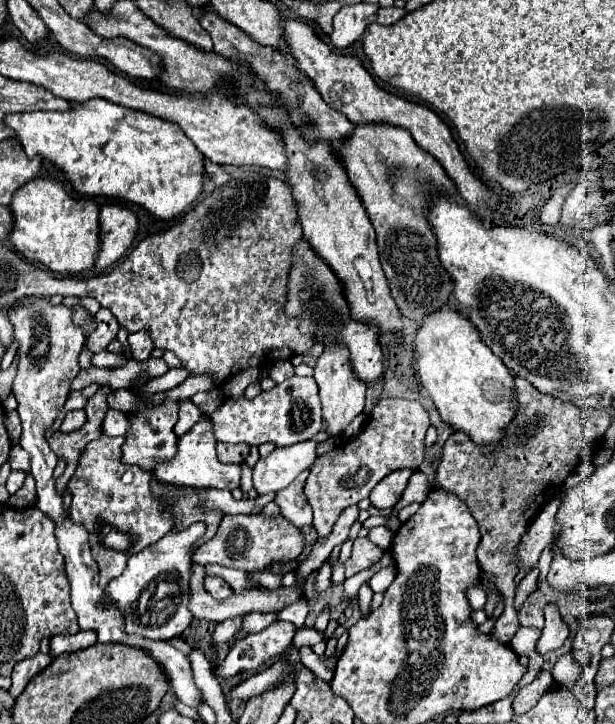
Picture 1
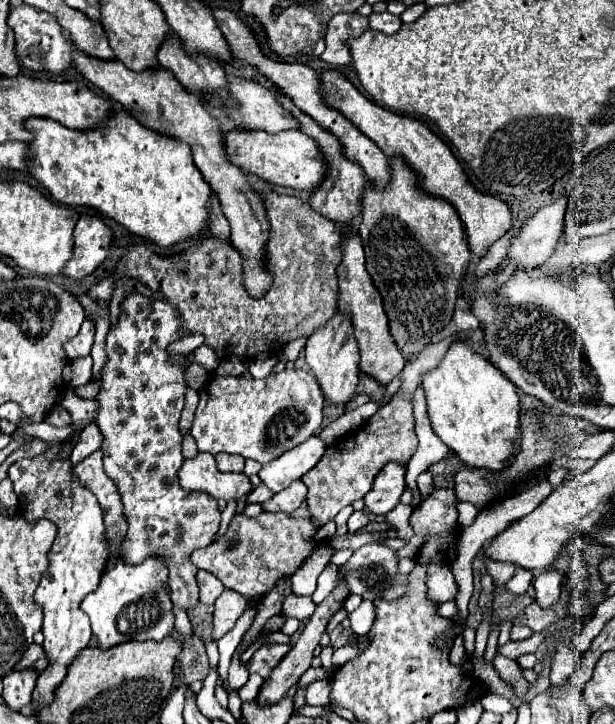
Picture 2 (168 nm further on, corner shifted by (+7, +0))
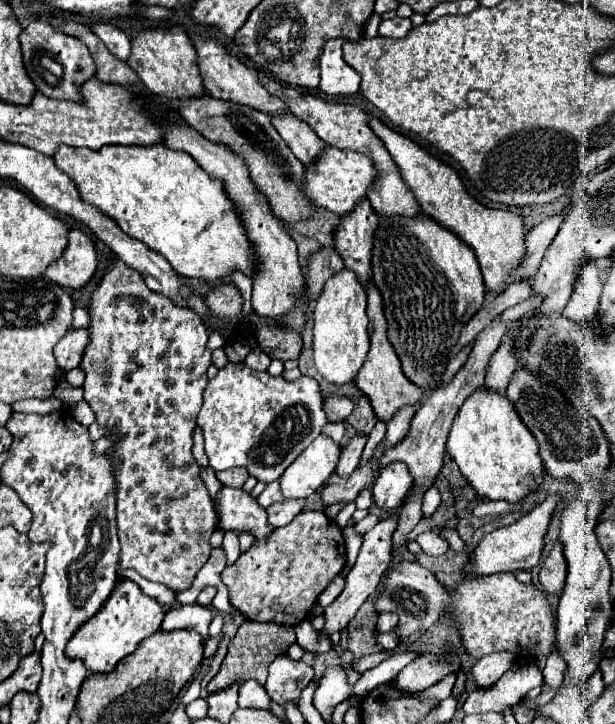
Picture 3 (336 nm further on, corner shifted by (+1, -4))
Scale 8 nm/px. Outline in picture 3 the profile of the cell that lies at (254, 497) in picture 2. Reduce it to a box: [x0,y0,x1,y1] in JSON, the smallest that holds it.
[257,481,285,507]

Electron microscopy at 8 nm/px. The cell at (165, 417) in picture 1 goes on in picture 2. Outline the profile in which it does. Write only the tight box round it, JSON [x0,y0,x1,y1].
[93,291,219,609]

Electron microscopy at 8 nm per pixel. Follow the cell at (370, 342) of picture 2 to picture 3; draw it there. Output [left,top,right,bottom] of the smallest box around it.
[355,281,421,421]

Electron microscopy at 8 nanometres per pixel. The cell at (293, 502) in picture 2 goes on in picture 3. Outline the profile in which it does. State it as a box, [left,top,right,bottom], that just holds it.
[267,499,305,527]

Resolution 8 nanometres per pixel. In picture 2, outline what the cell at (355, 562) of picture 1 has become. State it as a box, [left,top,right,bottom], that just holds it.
[339,543,407,601]

